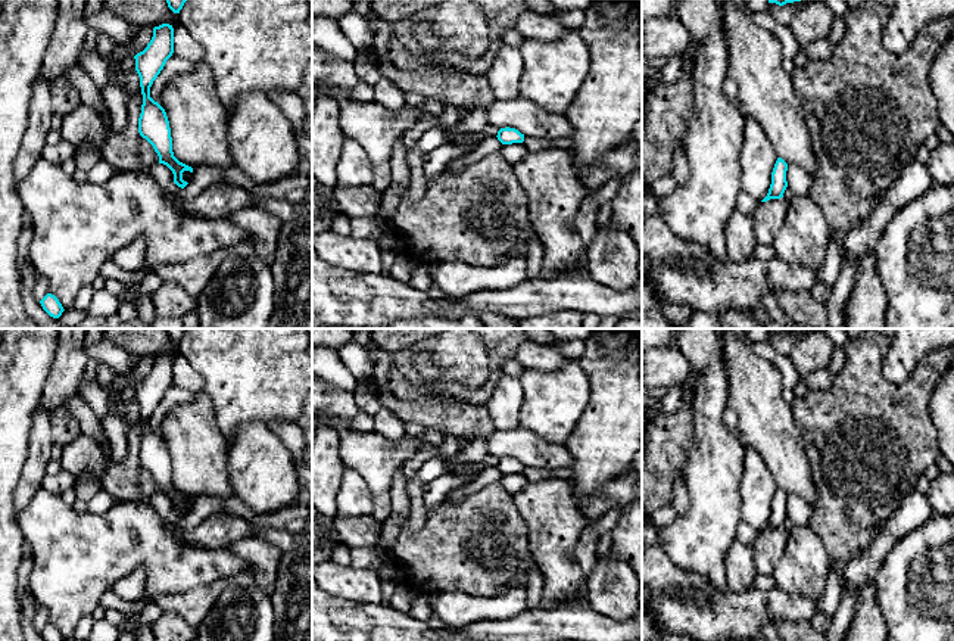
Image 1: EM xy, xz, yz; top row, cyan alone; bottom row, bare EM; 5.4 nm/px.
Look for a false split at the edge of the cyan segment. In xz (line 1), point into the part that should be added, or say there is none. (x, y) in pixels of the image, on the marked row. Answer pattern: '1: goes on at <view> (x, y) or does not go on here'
1: does not go on here

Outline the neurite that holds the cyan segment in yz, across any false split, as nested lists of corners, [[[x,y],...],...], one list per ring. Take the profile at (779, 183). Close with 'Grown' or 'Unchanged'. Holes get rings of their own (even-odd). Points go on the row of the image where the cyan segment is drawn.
[[[777,158],[771,172],[771,184],[768,193],[761,202],[783,197],[783,193],[788,187],[786,171],[788,171],[788,164],[782,158]]]. Unchanged

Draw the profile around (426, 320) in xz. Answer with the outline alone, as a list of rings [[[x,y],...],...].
[[[424,312],[420,317],[400,320],[386,324],[380,329],[487,329],[478,317],[443,317],[437,314]]]

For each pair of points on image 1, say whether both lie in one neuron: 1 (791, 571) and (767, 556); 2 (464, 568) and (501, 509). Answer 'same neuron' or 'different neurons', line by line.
1: different neurons
2: same neuron

